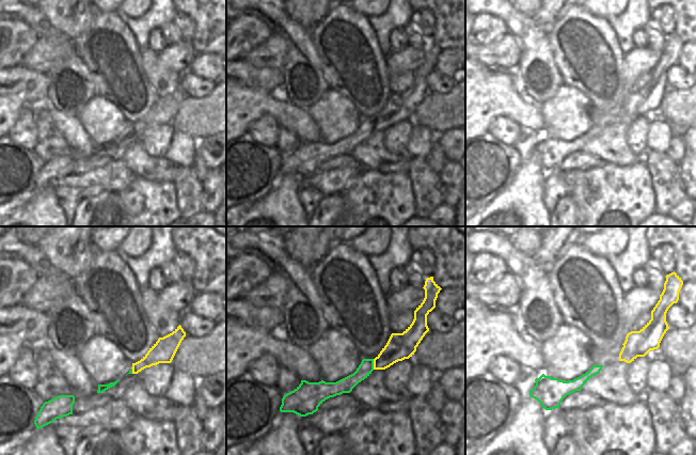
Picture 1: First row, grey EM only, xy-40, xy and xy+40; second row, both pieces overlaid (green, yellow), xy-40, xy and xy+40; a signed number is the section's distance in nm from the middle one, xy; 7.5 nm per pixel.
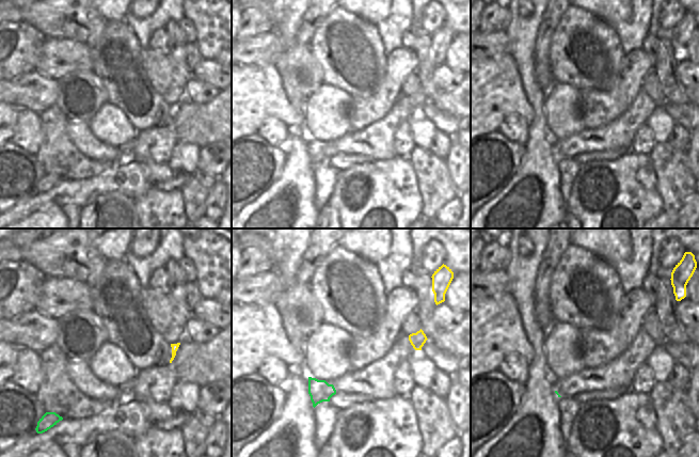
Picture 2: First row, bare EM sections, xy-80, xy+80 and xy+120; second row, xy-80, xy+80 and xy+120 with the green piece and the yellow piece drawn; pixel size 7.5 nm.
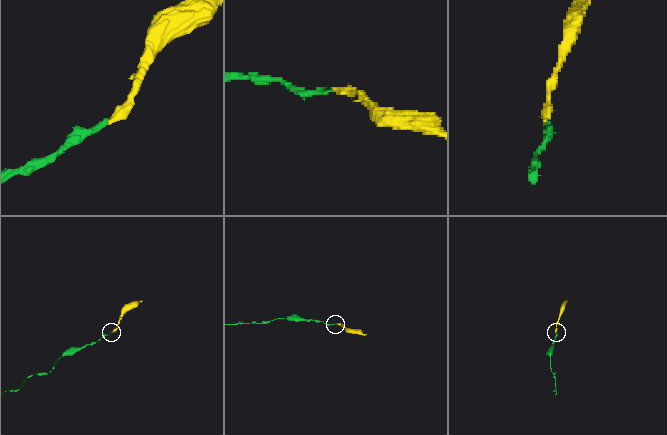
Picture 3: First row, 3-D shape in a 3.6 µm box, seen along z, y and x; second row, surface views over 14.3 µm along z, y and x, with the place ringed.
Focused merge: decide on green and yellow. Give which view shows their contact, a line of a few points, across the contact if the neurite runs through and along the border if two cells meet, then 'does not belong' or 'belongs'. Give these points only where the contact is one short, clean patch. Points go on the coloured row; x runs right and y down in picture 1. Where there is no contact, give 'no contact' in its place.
xy | xy (366, 366), (373, 364), (383, 361), (400, 346) | belongs

